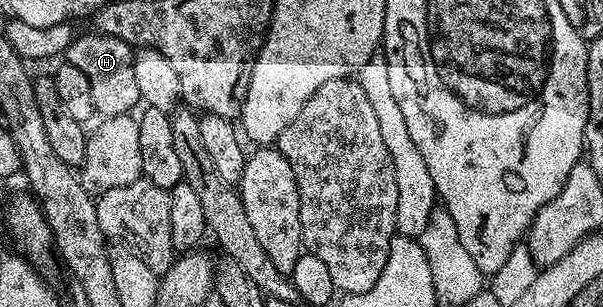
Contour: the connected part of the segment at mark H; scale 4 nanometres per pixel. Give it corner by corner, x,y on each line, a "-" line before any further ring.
98,31
90,32
80,32
71,40
71,46
65,54
66,64
77,67
88,77
93,107
100,118
131,113
134,105
140,104
137,79
133,76
135,53
132,46
126,45
113,35
105,35

